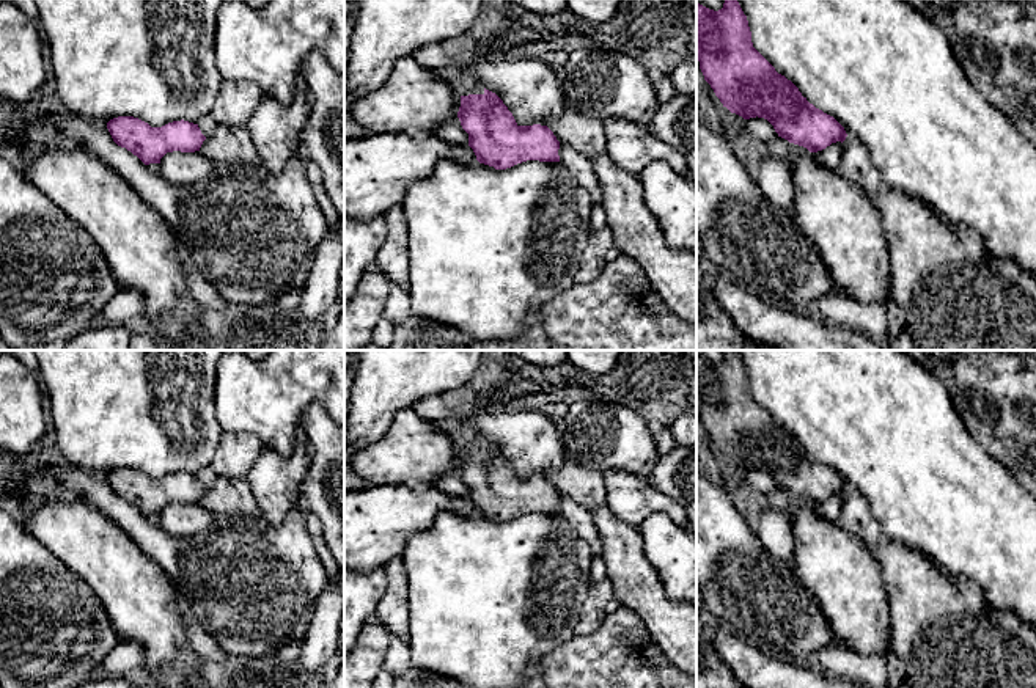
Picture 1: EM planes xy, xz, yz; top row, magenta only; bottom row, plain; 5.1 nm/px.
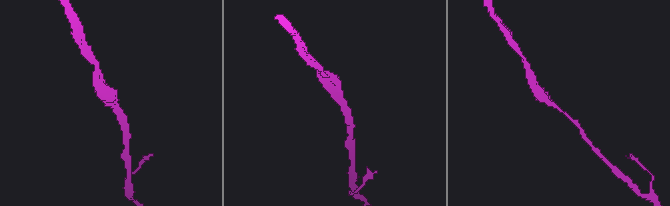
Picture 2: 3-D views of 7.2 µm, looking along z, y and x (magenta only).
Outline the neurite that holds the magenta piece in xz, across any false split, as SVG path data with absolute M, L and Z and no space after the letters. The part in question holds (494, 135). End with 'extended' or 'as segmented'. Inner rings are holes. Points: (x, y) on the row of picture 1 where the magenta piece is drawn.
M492 91L461 96L457 112L479 163L506 170L527 160L560 162L560 141L547 126L519 126Z; as segmented

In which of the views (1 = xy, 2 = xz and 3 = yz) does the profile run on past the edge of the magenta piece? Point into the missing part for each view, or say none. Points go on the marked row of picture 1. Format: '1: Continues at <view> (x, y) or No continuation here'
1: No continuation here
2: No continuation here
3: No continuation here

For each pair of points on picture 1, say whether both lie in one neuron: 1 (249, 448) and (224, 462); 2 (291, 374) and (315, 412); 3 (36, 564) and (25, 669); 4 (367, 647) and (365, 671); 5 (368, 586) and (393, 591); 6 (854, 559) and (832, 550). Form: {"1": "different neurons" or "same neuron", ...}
{"1": "same neuron", "2": "different neurons", "3": "same neuron", "4": "same neuron", "5": "different neurons", "6": "same neuron"}

